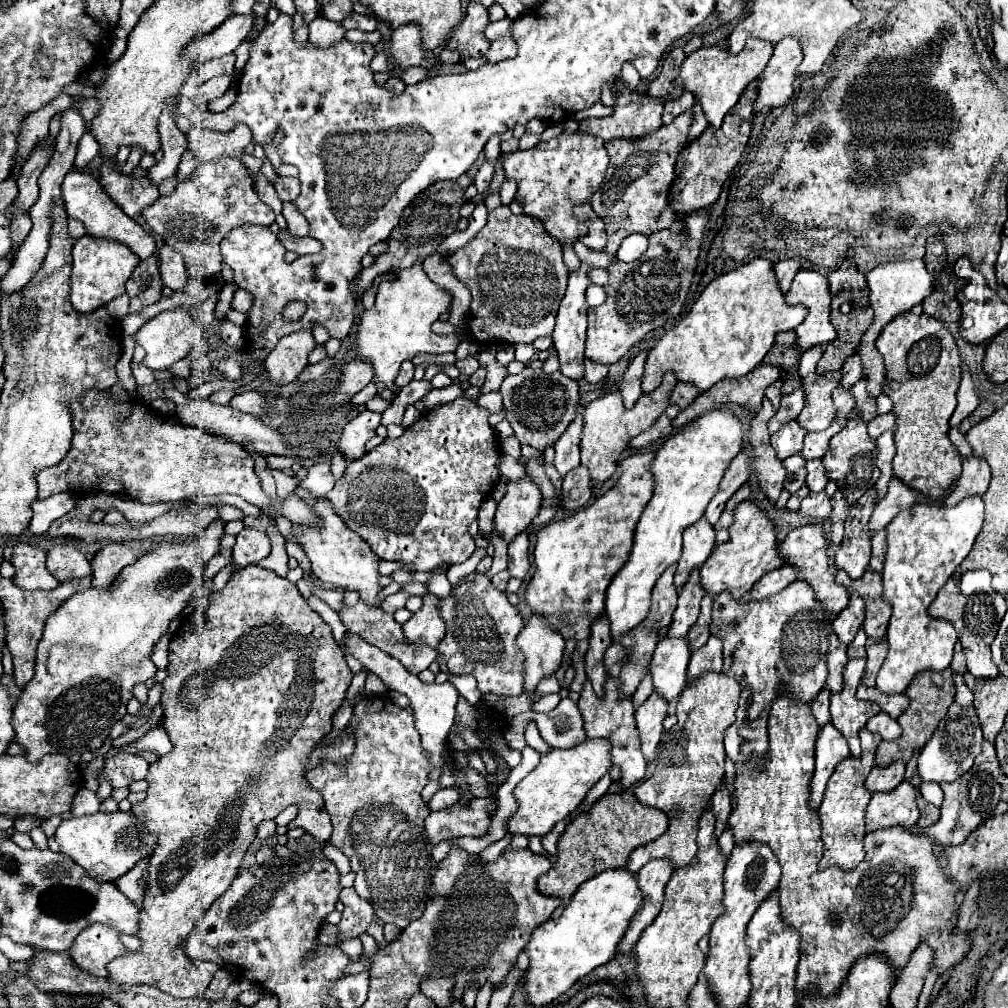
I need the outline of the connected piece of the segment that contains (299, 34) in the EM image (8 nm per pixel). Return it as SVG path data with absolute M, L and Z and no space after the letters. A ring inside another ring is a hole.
M297 12L297 14L293 16L293 20L295 20L295 24L293 24L295 40L305 46L305 44L307 44L307 22L303 20L303 12Z

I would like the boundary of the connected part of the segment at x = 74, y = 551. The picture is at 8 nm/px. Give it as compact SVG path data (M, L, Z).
M65 538L53 544L47 552L47 570L59 578L59 582L71 578L83 578L91 574L91 564L83 552L79 552L75 538Z

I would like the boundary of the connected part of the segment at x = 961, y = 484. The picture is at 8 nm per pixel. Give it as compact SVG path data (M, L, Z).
M979 456L963 458L963 472L961 472L953 492L947 496L945 506L955 506L961 498L965 498L969 494L987 492L989 478L991 478L991 468Z

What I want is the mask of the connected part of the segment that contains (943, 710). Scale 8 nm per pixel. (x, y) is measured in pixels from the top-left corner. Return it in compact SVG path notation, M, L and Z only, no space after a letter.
M947 668L947 670L943 670L943 672L933 672L933 670L919 672L919 674L911 680L911 684L909 684L909 688L905 690L905 694L909 696L911 704L909 704L909 708L897 718L897 722L899 722L901 728L903 728L903 734L901 734L897 740L893 740L893 742L883 740L883 742L879 744L877 756L875 756L875 764L877 764L877 766L891 764L891 762L897 760L897 758L901 758L901 760L907 762L907 760L911 758L913 750L923 748L923 744L933 736L933 732L935 732L937 724L939 724L939 720L947 714L947 708L951 706L951 702L953 702L953 698L955 698L955 684L953 684L953 672L951 672L951 668Z

